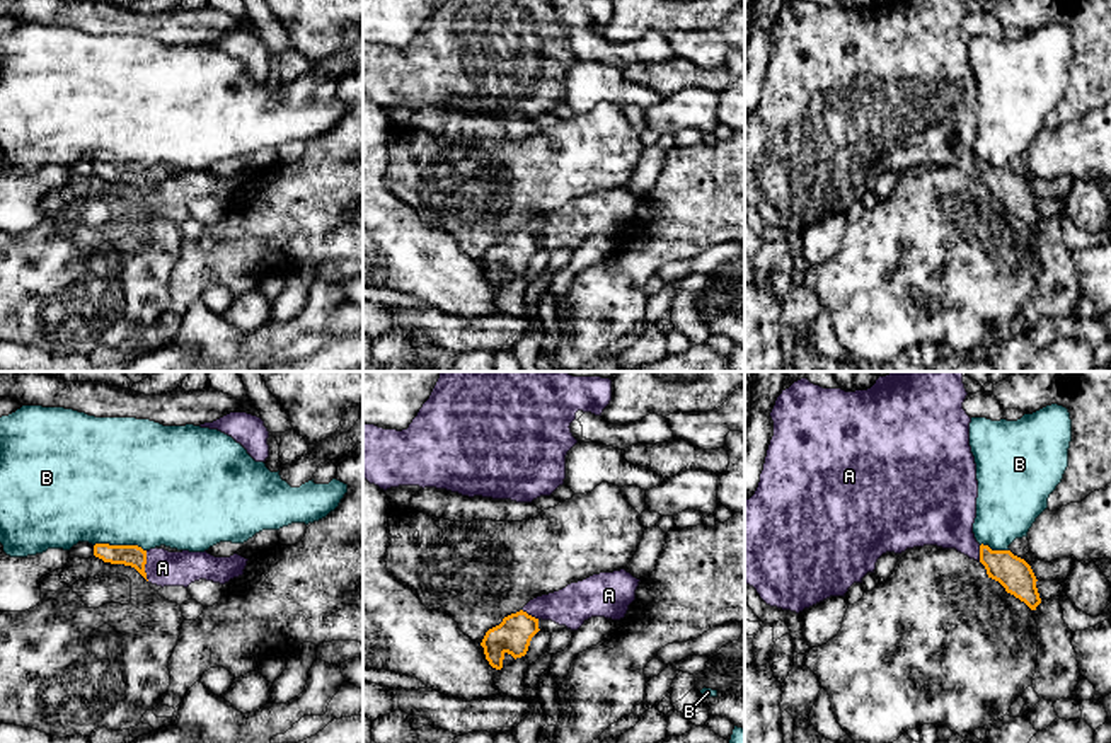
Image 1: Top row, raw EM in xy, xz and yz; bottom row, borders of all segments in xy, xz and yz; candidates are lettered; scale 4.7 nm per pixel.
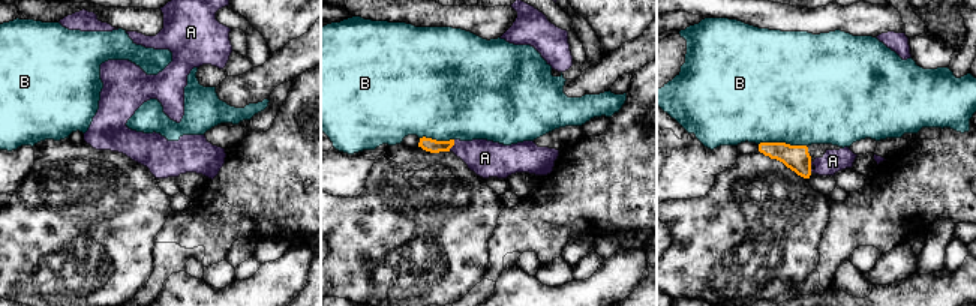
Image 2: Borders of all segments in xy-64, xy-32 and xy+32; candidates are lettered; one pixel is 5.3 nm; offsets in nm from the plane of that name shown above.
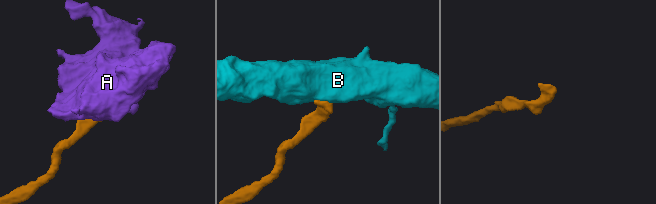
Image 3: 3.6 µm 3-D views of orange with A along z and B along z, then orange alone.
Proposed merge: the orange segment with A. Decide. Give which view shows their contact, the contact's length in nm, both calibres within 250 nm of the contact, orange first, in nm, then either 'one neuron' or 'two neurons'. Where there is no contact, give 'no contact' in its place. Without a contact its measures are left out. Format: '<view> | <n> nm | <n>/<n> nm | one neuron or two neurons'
xy | 140 nm | 100/170 nm | one neuron

